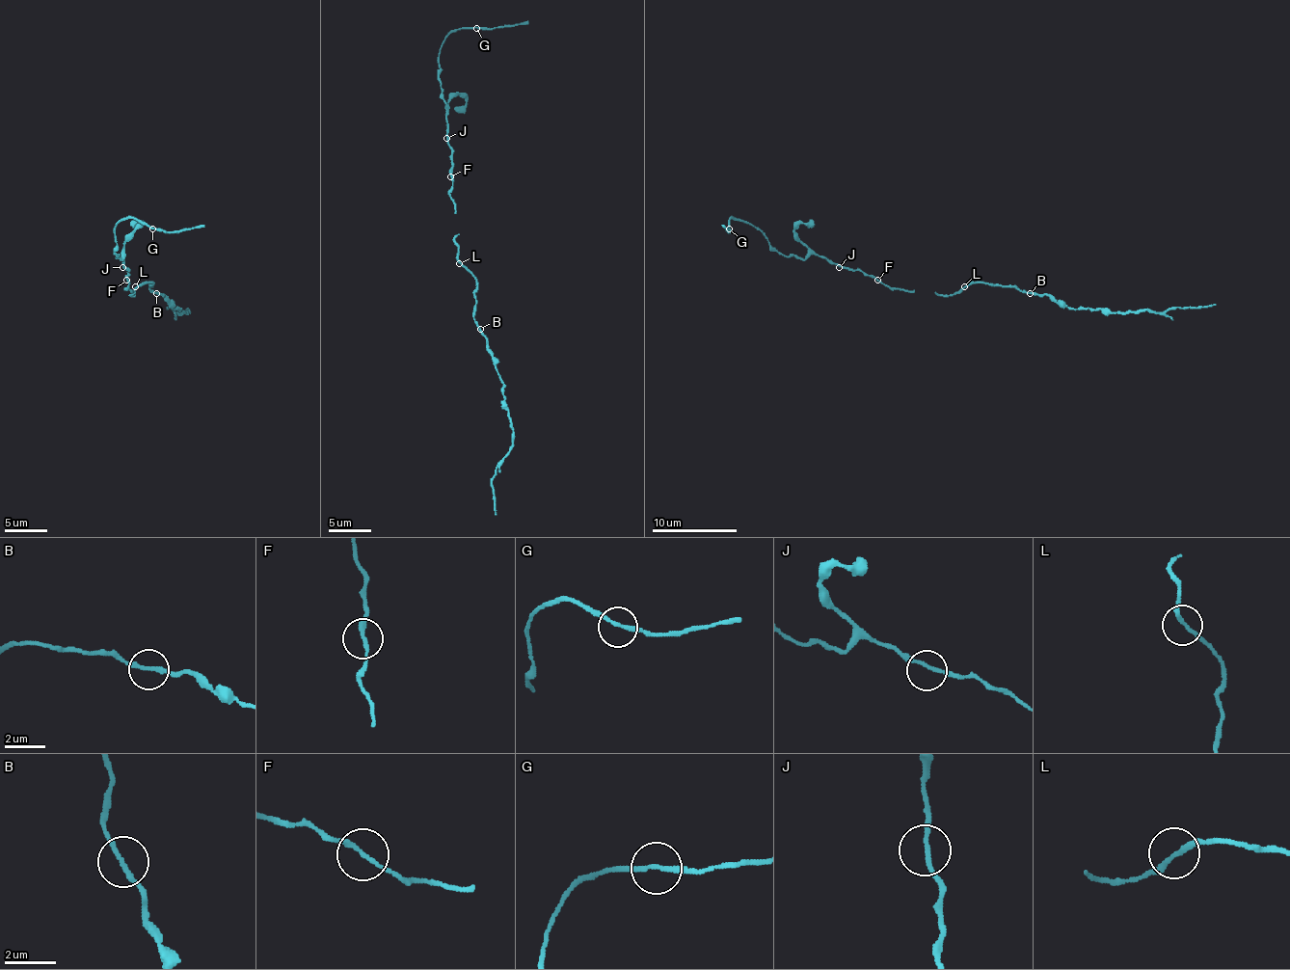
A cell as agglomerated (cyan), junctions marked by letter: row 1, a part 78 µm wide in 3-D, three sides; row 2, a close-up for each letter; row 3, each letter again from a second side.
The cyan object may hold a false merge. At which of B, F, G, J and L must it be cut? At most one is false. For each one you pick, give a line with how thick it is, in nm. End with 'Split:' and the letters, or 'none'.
Split: none

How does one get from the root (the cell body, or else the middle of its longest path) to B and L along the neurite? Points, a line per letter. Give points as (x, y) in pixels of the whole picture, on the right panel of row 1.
B: (934, 292), (955, 295), (975, 282), (1017, 286), (1030, 292)
L: (934, 292), (955, 295), (964, 286)

